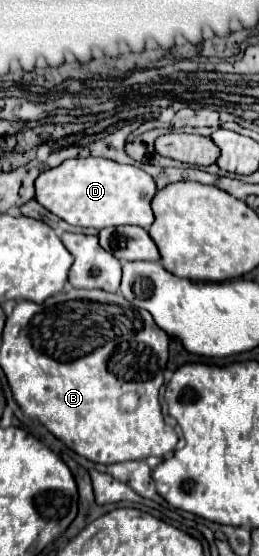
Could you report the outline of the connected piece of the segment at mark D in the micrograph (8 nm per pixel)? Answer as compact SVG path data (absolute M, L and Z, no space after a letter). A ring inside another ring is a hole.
M75 158L65 160L57 168L49 168L35 180L35 200L47 208L51 214L59 216L67 224L81 226L81 228L95 228L103 230L107 226L141 226L149 228L153 222L153 210L151 210L151 198L155 196L157 188L149 174L135 166L119 164L107 158Z

